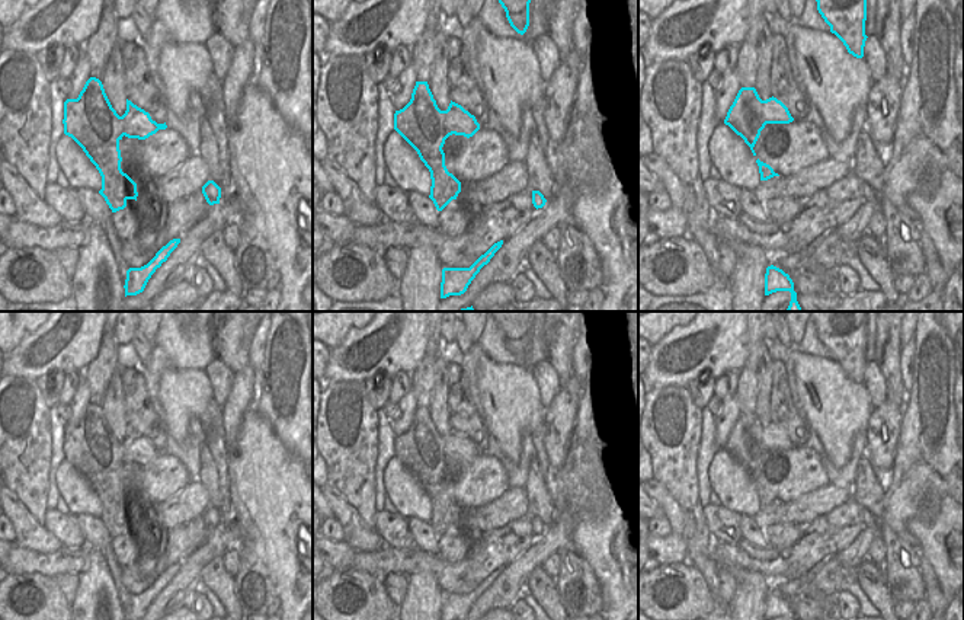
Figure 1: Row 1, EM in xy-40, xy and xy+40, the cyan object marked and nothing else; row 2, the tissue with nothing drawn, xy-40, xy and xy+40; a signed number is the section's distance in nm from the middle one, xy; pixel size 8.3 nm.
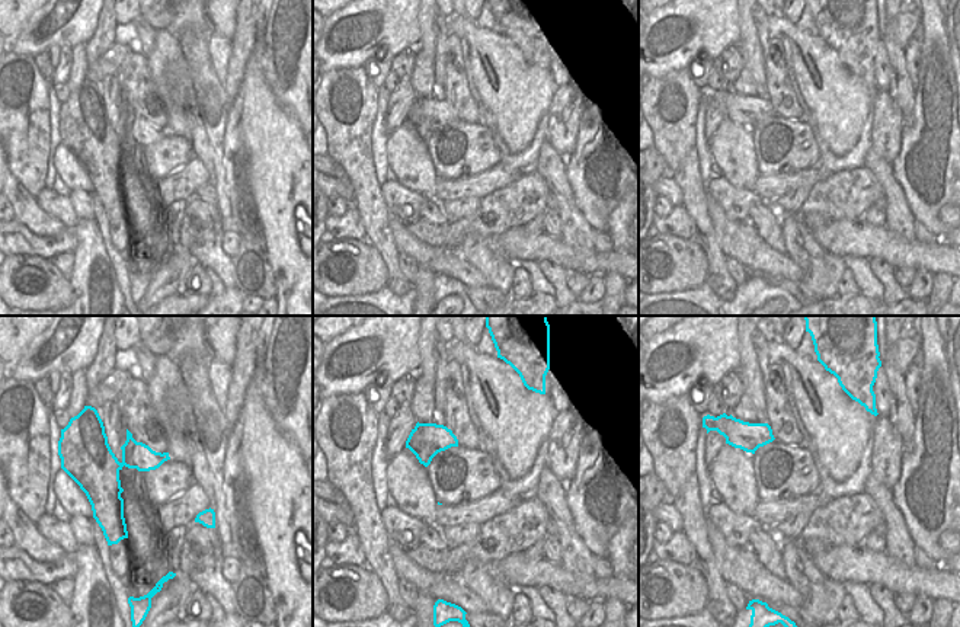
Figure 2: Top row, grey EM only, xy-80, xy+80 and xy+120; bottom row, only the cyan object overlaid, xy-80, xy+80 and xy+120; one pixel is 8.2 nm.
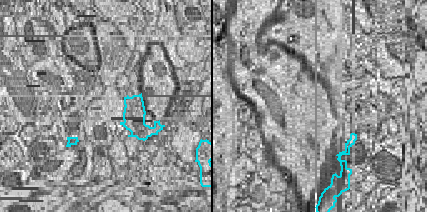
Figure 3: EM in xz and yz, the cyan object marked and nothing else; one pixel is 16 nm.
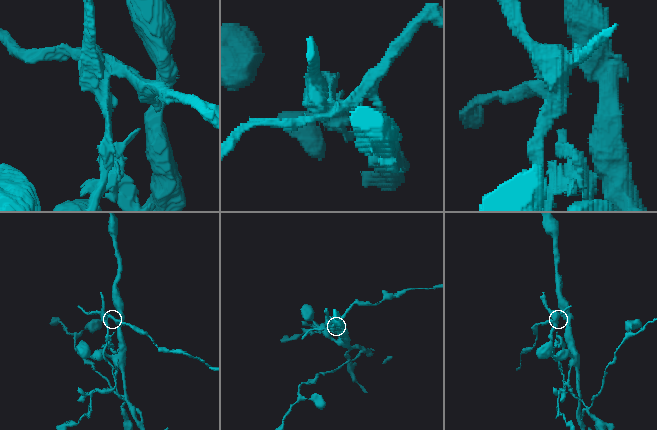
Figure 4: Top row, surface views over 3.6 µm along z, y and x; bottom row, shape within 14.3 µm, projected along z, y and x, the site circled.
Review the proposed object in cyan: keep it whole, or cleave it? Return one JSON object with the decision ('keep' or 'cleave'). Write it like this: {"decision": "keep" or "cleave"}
{"decision": "cleave"}

